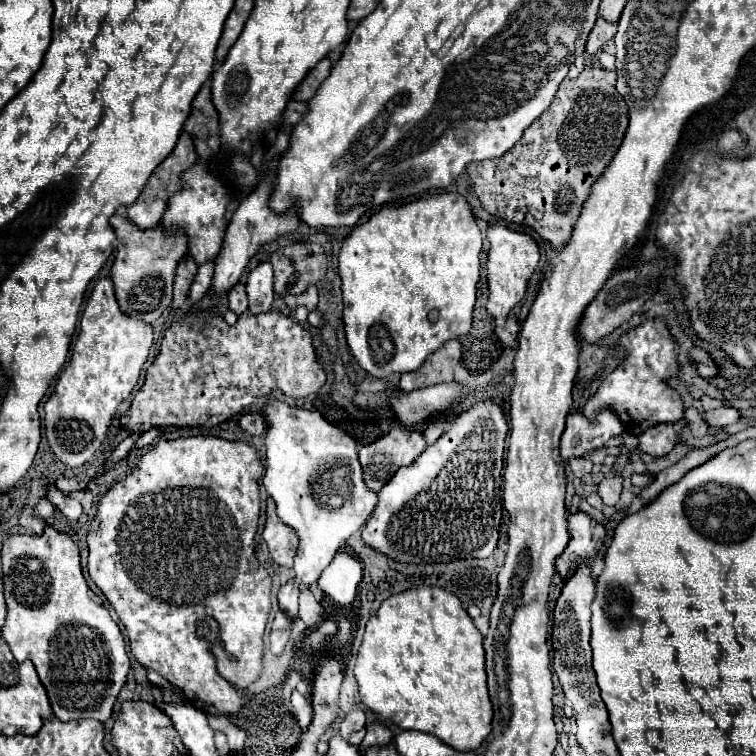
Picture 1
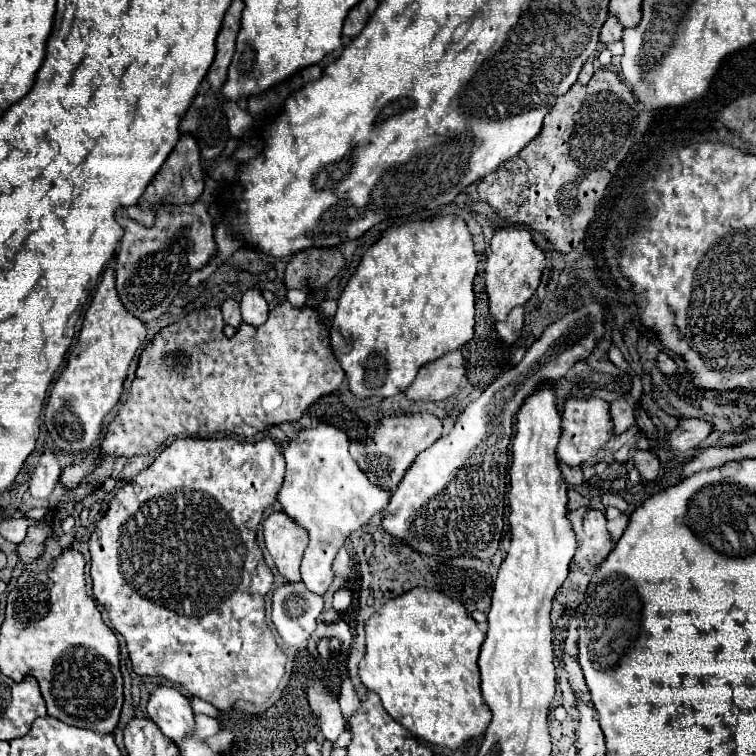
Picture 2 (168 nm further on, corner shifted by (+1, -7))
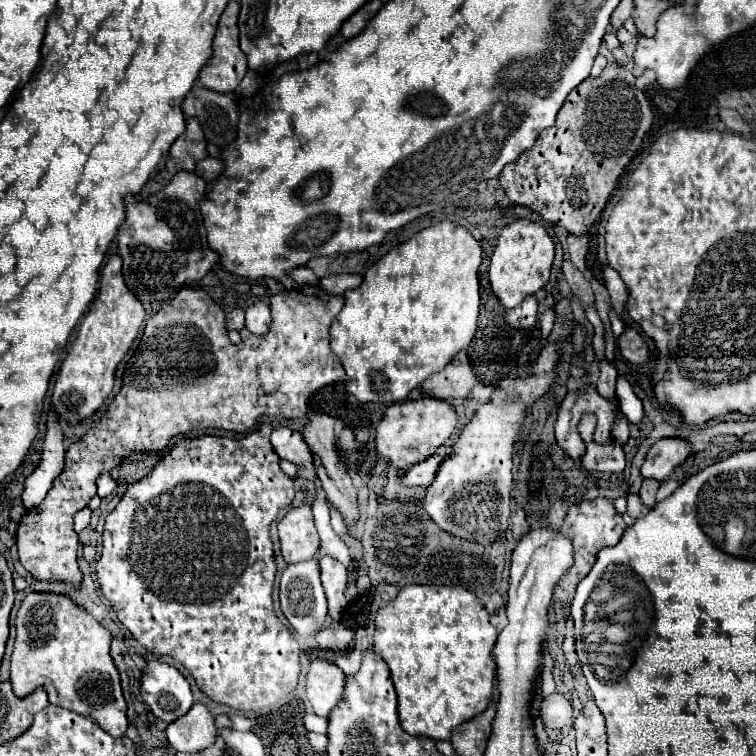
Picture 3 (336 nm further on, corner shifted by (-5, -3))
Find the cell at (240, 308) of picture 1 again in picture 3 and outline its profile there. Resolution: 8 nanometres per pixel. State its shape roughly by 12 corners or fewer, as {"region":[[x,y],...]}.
{"region":[[234,307],[226,315],[226,327],[244,327],[244,309]]}

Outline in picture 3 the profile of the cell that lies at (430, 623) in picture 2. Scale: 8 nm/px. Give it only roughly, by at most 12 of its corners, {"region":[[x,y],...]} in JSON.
{"region":[[406,585],[374,653],[400,725],[450,741],[494,691],[498,631],[464,587]]}

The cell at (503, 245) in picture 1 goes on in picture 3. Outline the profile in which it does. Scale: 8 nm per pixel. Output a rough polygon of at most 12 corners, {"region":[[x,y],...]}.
{"region":[[528,219],[506,225],[488,279],[512,309],[550,279],[554,241]]}

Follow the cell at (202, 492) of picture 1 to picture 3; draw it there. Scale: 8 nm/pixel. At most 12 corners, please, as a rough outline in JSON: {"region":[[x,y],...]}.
{"region":[[272,427],[180,439],[96,577],[150,653],[252,711],[298,683]]}

